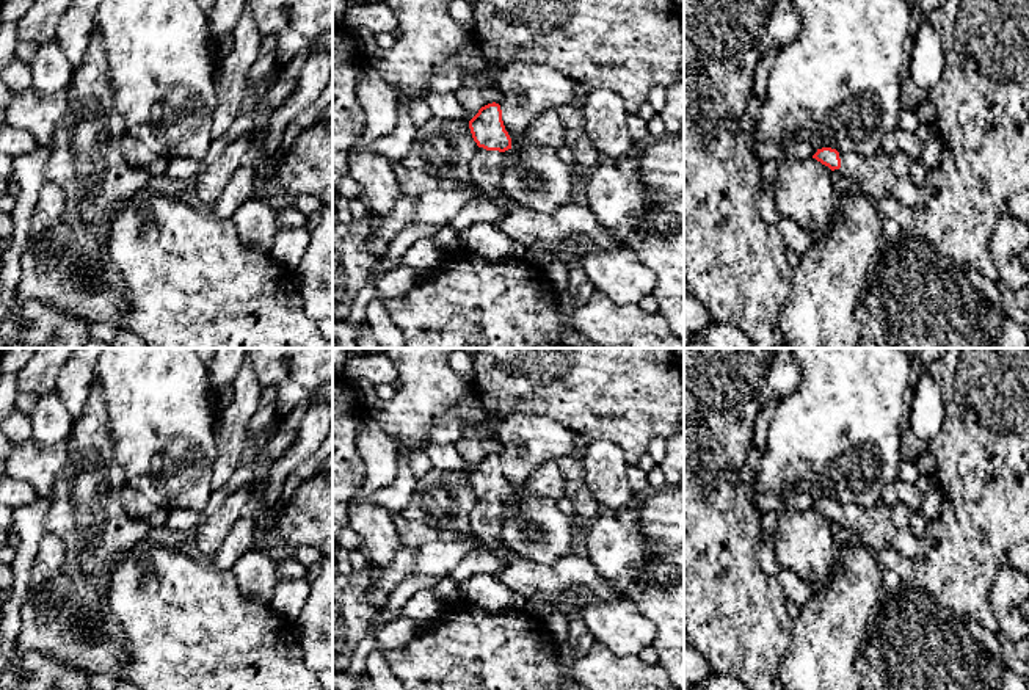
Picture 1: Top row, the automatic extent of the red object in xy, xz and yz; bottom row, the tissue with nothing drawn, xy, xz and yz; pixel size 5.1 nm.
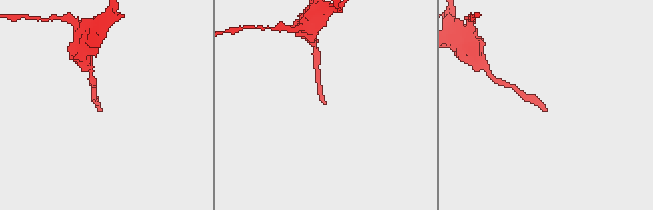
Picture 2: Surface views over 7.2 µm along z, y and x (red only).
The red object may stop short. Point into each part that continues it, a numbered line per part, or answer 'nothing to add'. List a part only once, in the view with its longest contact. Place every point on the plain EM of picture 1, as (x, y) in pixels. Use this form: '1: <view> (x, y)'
1: xz (487, 521)

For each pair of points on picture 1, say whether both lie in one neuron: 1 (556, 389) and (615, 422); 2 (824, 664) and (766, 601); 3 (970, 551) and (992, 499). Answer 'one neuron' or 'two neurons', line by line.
1: one neuron
2: two neurons
3: one neuron

